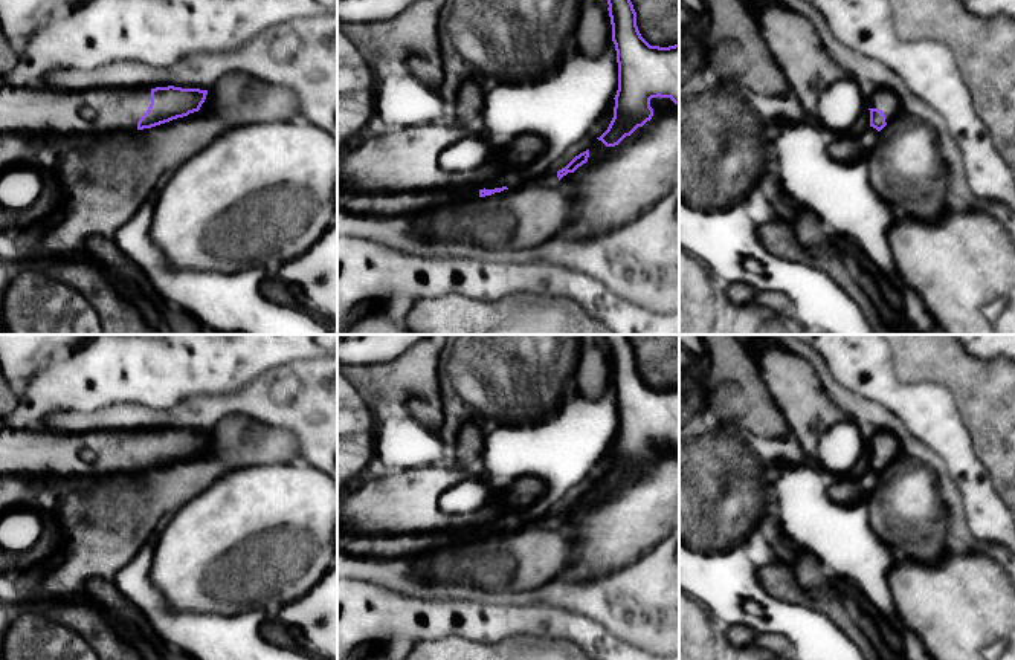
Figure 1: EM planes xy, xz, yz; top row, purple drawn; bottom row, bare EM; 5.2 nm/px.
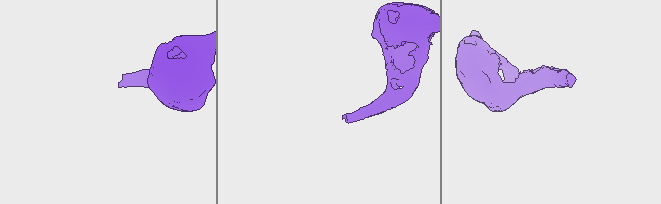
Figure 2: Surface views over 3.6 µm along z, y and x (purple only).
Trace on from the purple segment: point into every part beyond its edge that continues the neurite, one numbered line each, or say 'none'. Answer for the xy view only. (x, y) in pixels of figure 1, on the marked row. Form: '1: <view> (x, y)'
1: xy (43, 112)

